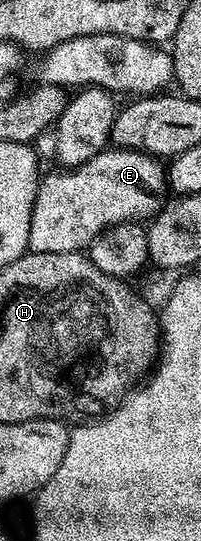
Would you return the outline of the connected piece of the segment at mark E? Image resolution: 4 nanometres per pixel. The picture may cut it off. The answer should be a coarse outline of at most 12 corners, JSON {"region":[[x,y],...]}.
{"region":[[104,149],[44,174],[31,251],[82,252],[147,221],[169,184],[154,155]]}

